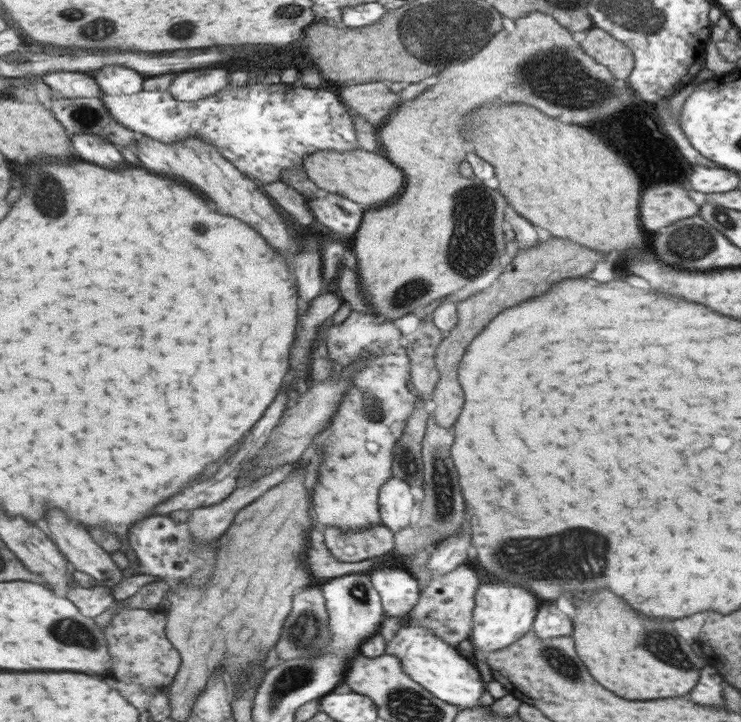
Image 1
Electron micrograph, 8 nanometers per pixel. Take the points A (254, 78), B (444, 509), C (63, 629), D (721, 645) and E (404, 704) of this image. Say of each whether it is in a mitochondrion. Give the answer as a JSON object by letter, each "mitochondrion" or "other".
{"A":"other","B":"mitochondrion","C":"mitochondrion","D":"other","E":"mitochondrion"}

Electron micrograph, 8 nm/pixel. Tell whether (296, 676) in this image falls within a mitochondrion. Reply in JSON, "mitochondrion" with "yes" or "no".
{"mitochondrion":"yes"}

